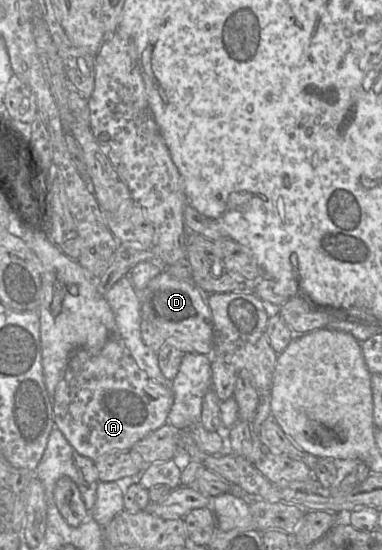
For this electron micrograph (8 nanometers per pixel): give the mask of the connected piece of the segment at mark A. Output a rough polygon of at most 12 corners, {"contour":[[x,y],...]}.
{"contour":[[117,333],[75,351],[55,425],[94,461],[167,422],[170,382]]}

